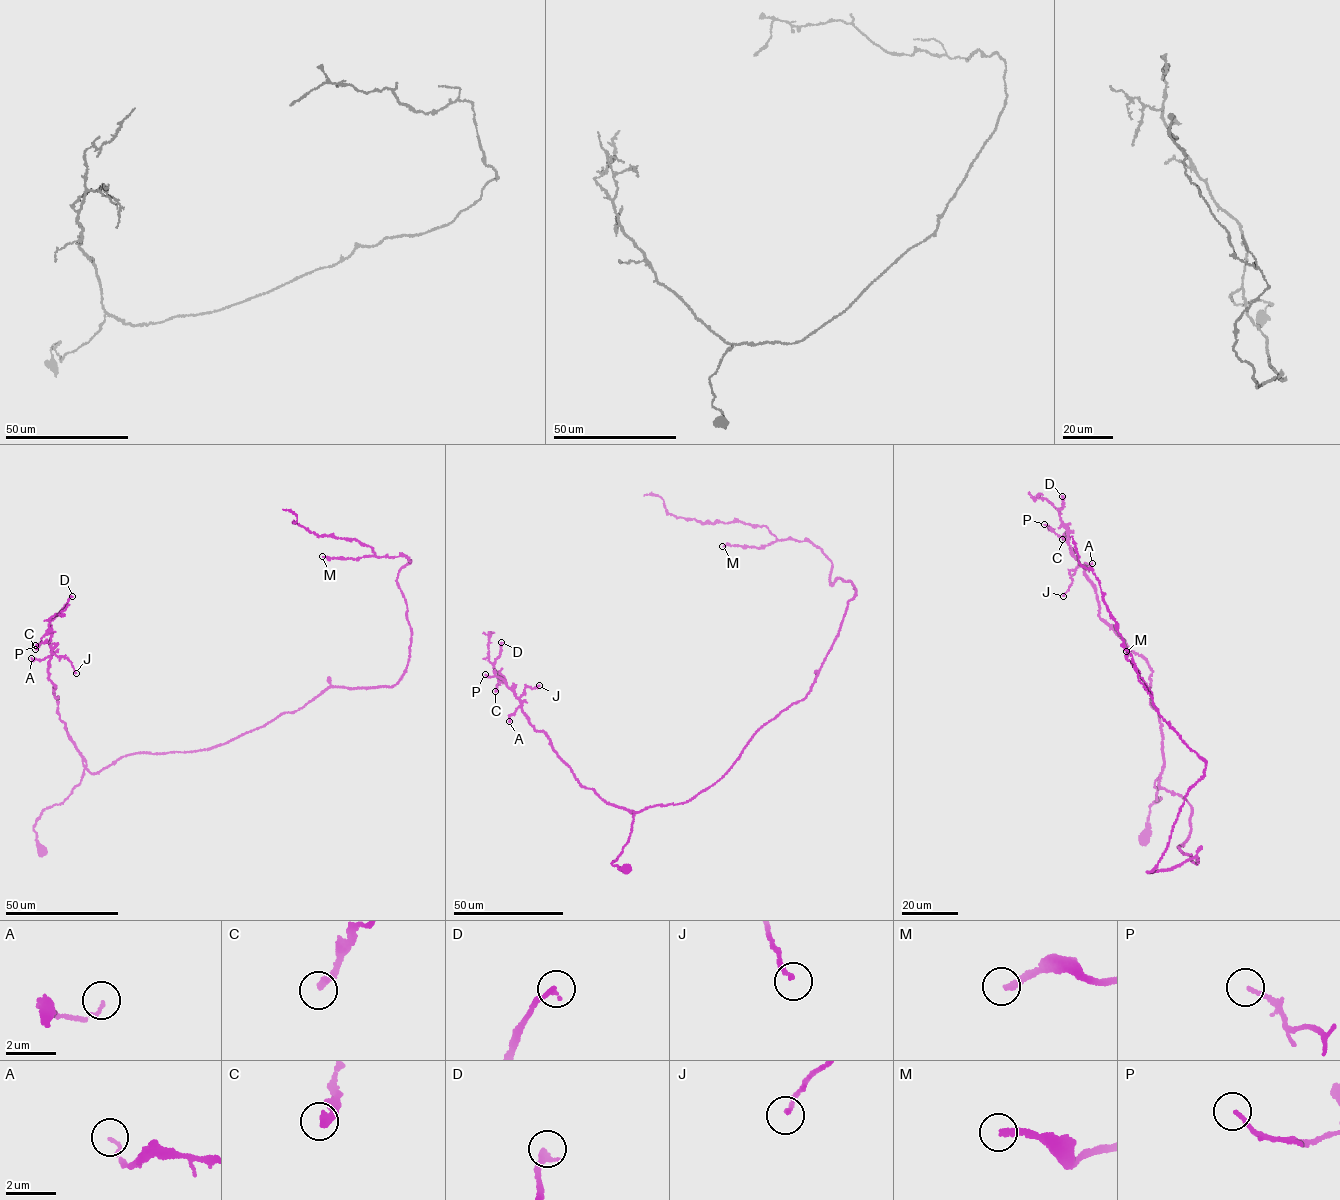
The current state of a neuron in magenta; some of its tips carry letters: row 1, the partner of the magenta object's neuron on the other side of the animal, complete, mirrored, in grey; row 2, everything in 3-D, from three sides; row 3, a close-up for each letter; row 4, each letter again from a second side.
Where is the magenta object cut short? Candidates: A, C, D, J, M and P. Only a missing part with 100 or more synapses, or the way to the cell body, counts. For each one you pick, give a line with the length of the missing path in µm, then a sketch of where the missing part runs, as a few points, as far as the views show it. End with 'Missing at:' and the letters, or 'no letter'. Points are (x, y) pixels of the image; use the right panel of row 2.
M: Missing length about 80 µm
Missing at: M

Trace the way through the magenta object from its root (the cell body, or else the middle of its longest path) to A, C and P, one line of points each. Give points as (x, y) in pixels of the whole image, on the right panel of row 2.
A: (1142, 840), (1164, 763), (1151, 668), (1100, 618), (1084, 571), (1092, 563)
C: (1142, 840), (1164, 763), (1151, 668), (1100, 618), (1071, 531), (1062, 539)
P: (1142, 840), (1164, 763), (1151, 668), (1100, 618), (1085, 567), (1044, 524)

